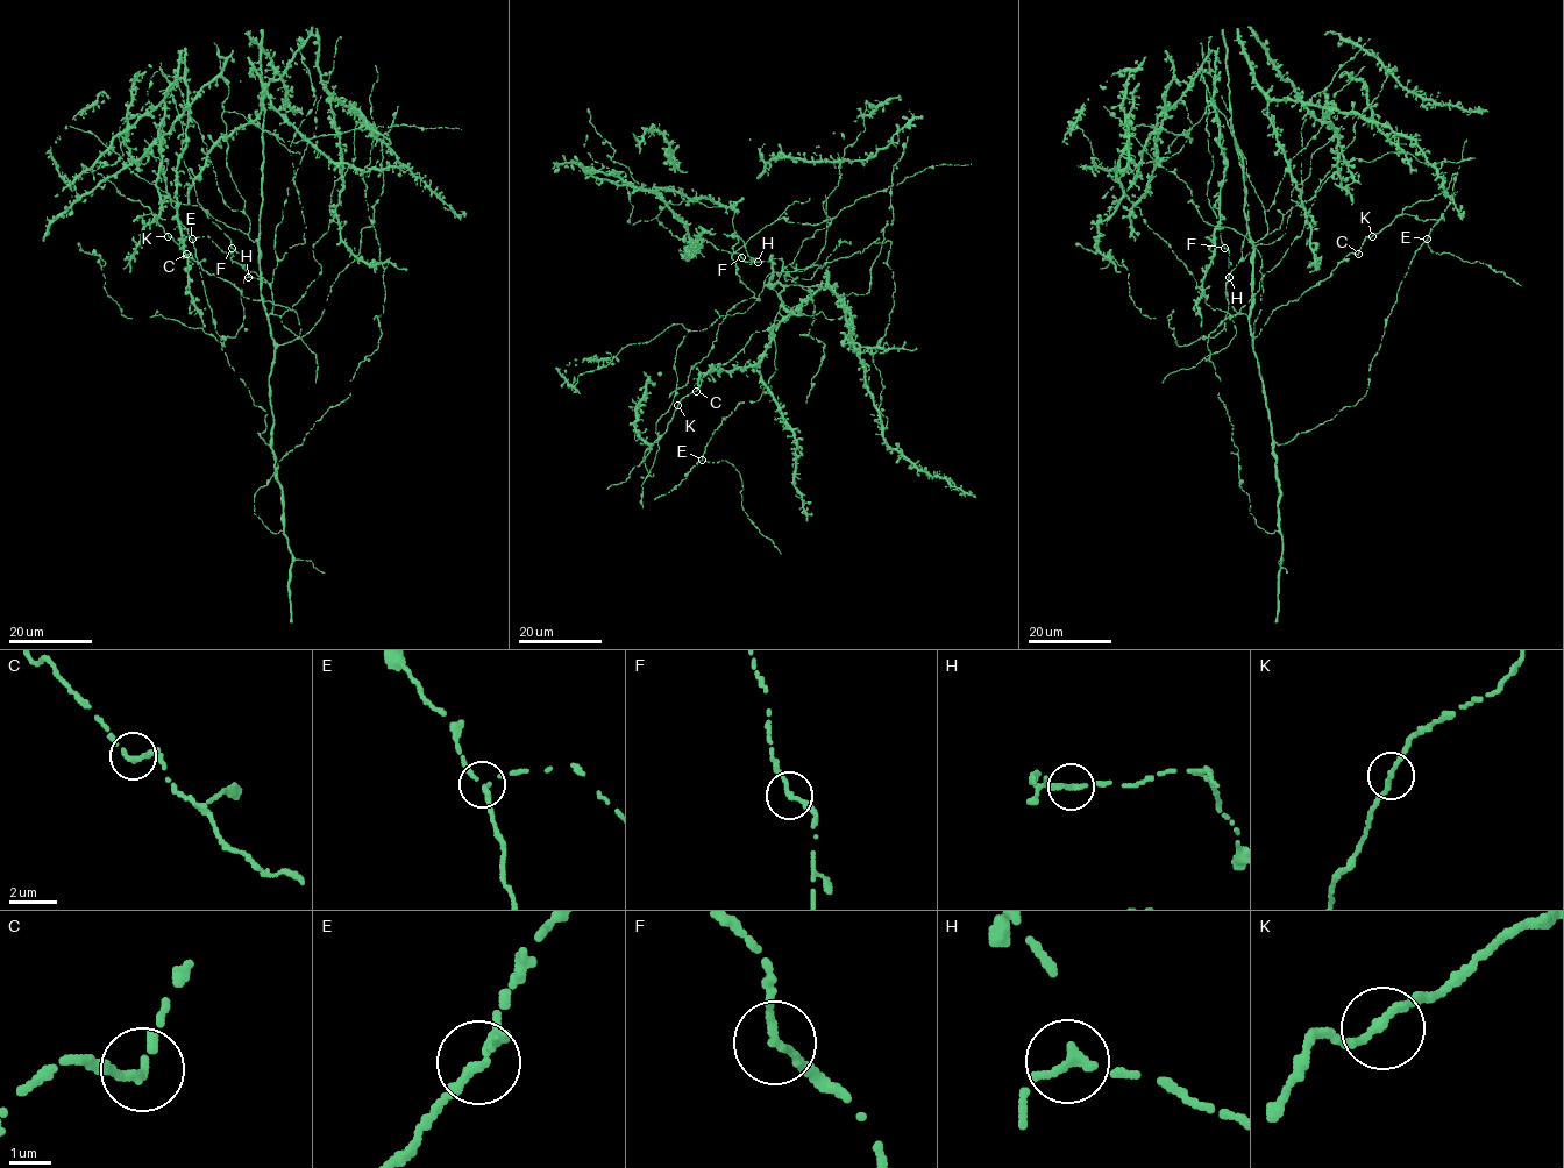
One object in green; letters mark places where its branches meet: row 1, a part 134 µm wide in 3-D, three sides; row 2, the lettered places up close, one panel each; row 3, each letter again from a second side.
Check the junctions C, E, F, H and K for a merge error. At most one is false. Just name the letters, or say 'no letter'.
no letter

